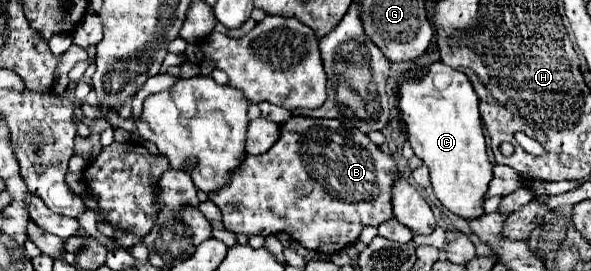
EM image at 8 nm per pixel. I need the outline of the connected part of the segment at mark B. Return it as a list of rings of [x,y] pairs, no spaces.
[[[290,118],[282,124],[278,142],[260,156],[246,156],[240,170],[226,188],[210,192],[210,200],[222,210],[224,228],[244,236],[278,236],[286,232],[304,248],[318,254],[334,254],[346,244],[358,240],[362,228],[378,226],[392,218],[390,188],[398,180],[398,164],[382,152],[366,134],[346,128],[340,120],[324,118]]]

